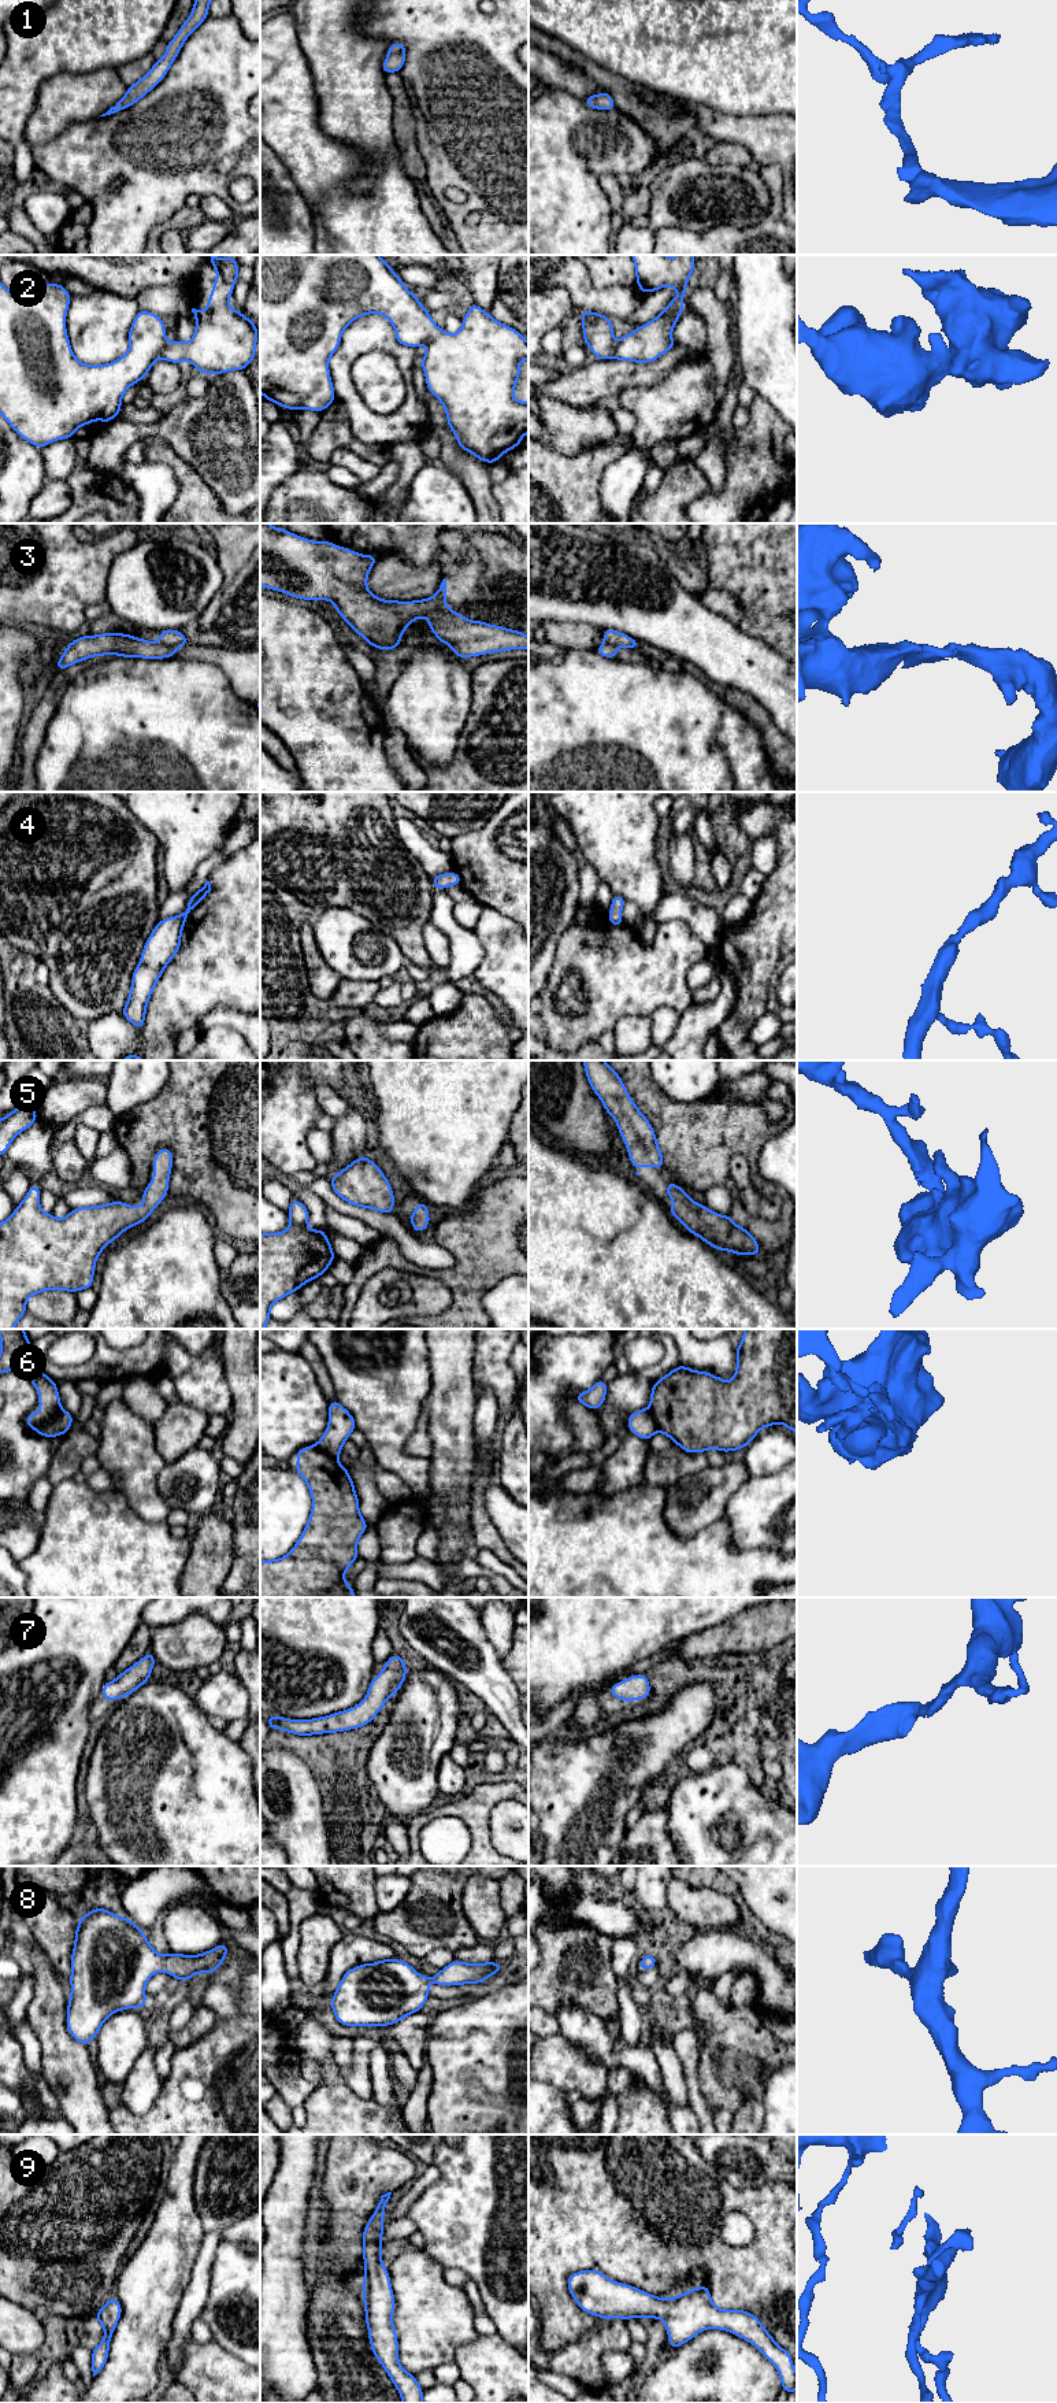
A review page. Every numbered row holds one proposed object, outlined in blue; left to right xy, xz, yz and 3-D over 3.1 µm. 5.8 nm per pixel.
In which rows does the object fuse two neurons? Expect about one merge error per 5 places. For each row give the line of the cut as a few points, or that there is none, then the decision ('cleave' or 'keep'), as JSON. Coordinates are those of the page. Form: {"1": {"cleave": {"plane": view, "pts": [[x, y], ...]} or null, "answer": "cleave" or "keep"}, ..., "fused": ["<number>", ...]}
{"1": {"cleave": null, "answer": "keep"}, "2": {"cleave": null, "answer": "keep"}, "3": {"cleave": {"plane": "xy", "pts": [[156, 643], [178, 647]]}, "answer": "cleave"}, "4": {"cleave": null, "answer": "keep"}, "5": {"cleave": null, "answer": "keep"}, "6": {"cleave": {"plane": "xy", "pts": [[62, 1409], [34, 1429]]}, "answer": "cleave"}, "7": {"cleave": null, "answer": "keep"}, "8": {"cleave": null, "answer": "keep"}, "9": {"cleave": null, "answer": "keep"}, "fused": ["3", "6"]}

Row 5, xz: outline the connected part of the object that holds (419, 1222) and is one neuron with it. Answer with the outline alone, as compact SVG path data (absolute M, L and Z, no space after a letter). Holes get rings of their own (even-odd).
M422 1200L408 1218L412 1223L412 1228L416 1233L423 1232L431 1222L429 1218L429 1208L426 1206L426 1202Z

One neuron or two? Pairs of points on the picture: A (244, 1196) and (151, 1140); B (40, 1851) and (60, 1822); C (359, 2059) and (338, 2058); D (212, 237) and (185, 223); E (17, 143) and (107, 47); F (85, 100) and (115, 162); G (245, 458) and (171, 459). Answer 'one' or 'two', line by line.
A: one
B: one
C: two
D: two
E: one
F: two
G: two

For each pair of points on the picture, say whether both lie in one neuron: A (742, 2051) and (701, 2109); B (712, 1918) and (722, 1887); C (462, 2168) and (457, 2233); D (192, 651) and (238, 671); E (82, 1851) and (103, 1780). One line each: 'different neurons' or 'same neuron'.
A: different neurons
B: different neurons
C: same neuron
D: same neuron
E: different neurons

